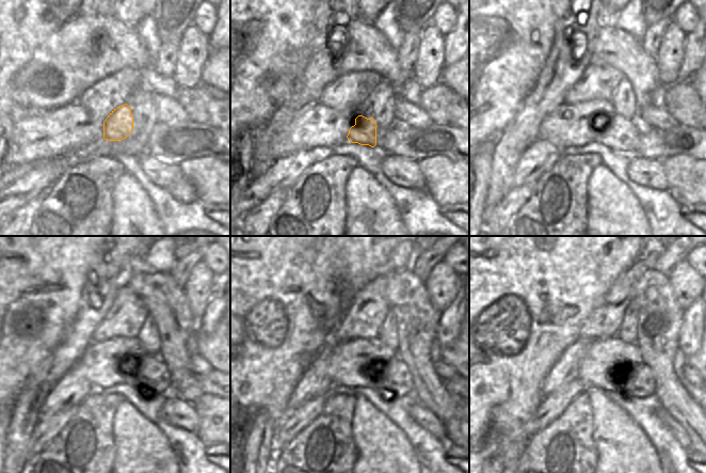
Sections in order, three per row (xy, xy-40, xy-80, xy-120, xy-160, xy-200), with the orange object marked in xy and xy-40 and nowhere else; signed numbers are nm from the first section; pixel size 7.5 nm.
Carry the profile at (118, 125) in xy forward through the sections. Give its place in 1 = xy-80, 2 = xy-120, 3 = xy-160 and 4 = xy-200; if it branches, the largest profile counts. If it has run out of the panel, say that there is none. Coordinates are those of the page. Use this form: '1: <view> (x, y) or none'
1: xy-80 (623, 136)
2: xy-120 (150, 374)
3: xy-160 (392, 376)
4: xy-200 (638, 380)

